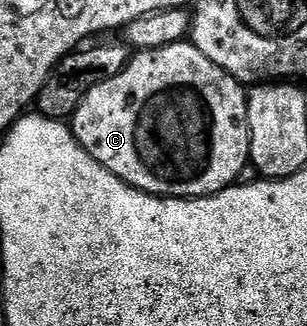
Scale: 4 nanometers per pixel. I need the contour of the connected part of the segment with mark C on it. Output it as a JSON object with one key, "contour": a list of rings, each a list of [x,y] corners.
{"contour":[[[190,41],[170,43],[164,47],[152,47],[132,54],[131,62],[117,77],[109,77],[96,87],[90,87],[69,116],[69,126],[77,141],[109,173],[121,177],[121,181],[138,191],[148,191],[151,195],[162,195],[173,199],[200,199],[202,195],[215,195],[235,183],[235,178],[244,169],[251,158],[251,134],[247,120],[247,91],[244,84],[233,78],[225,69],[221,69],[201,49],[197,49]]]}

